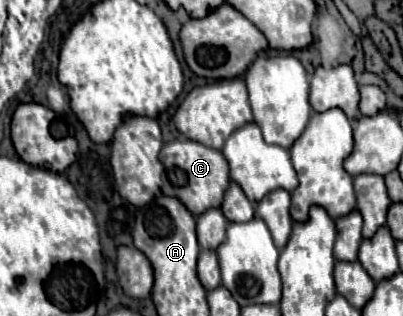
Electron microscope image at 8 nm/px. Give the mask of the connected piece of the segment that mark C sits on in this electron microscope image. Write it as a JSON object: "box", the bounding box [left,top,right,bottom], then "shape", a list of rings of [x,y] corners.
{"box":[158,140,230,216],"shape":[[[172,140],[166,142],[160,150],[158,160],[164,166],[162,192],[166,196],[176,196],[194,216],[200,216],[208,208],[220,208],[224,192],[230,182],[228,162],[220,150],[208,148],[194,140]]]}

